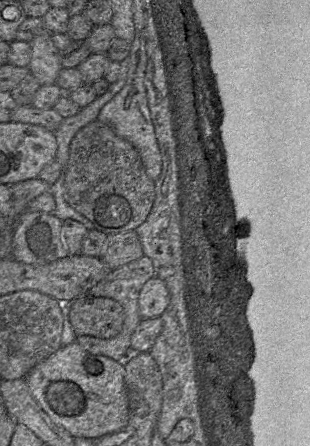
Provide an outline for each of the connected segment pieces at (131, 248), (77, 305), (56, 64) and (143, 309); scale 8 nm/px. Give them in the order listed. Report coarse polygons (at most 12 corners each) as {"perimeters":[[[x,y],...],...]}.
{"perimeters":[[[135,231],[107,235],[101,257],[109,269],[143,255]],[[85,294],[67,307],[76,336],[109,339],[123,309]],[[44,28],[30,42],[28,66],[40,85],[56,84],[60,51]],[[156,275],[142,287],[142,319],[160,317],[169,303],[165,283]]]}

